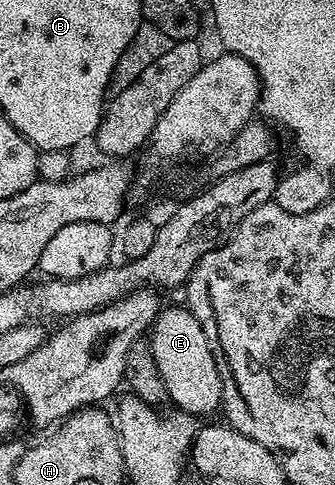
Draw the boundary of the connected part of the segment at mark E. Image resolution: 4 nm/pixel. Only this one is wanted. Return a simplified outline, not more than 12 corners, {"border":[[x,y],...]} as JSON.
{"border":[[165,307],[150,343],[168,399],[221,407],[214,344],[188,308]]}

